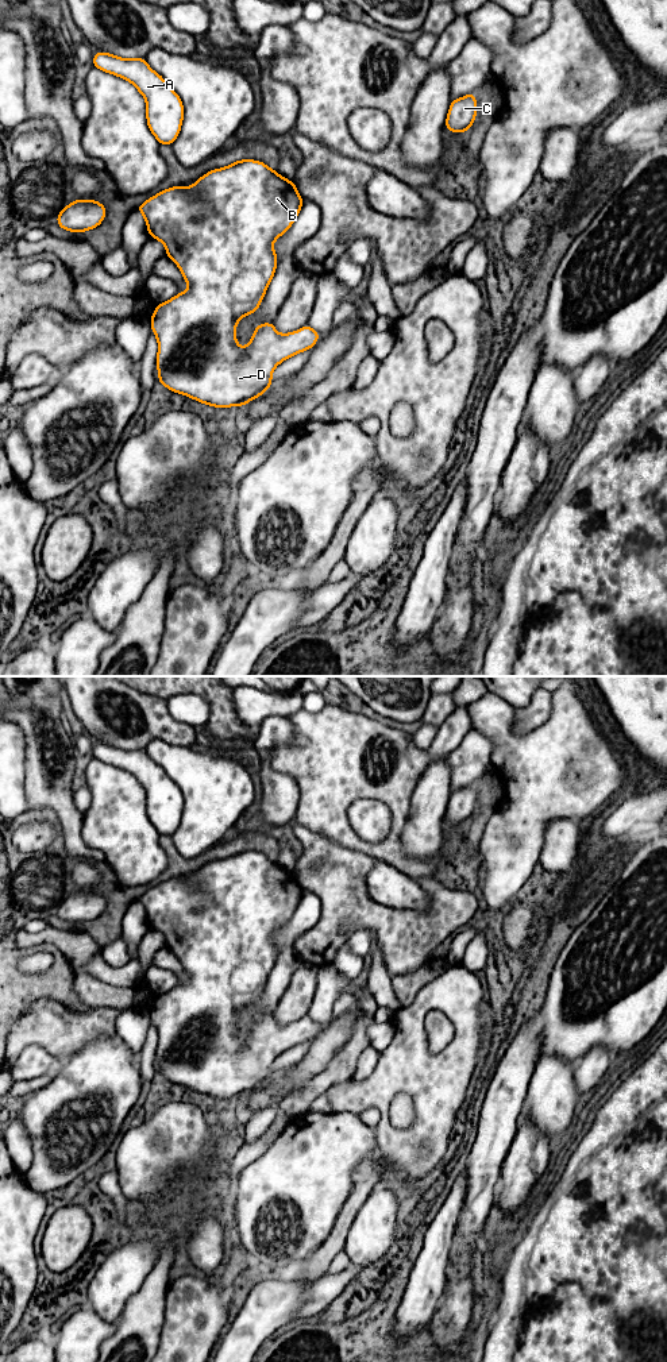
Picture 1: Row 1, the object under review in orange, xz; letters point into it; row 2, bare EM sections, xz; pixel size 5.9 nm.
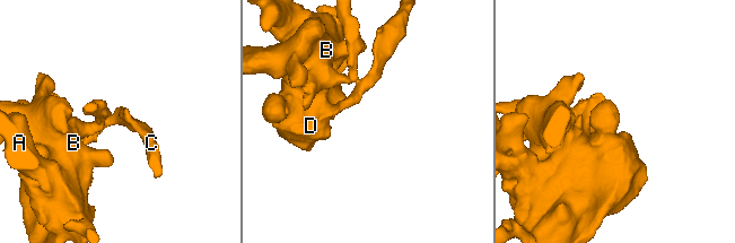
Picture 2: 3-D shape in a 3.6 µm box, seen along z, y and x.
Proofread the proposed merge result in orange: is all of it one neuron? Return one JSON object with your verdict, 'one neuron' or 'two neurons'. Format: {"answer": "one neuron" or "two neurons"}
{"answer": "one neuron"}

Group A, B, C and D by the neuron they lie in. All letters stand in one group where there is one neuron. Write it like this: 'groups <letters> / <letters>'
groups A B C D

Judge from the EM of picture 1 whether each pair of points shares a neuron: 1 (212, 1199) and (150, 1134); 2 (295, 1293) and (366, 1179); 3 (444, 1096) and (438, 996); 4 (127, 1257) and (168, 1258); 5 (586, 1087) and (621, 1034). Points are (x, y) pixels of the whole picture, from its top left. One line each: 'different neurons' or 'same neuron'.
1: same neuron
2: different neurons
3: same neuron
4: different neurons
5: different neurons

